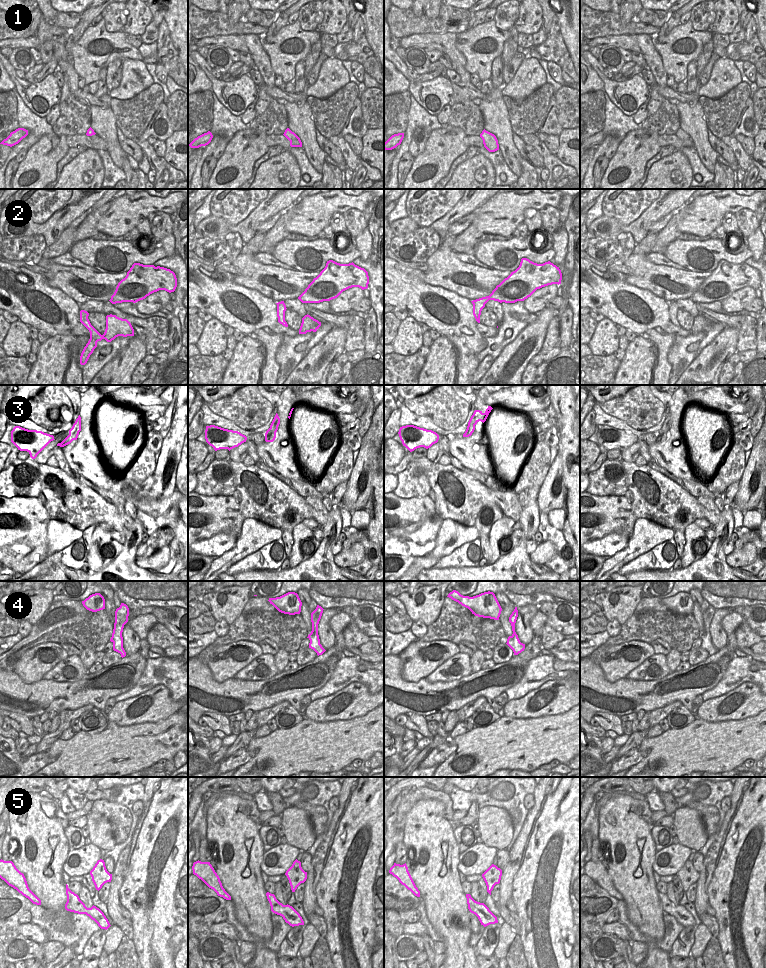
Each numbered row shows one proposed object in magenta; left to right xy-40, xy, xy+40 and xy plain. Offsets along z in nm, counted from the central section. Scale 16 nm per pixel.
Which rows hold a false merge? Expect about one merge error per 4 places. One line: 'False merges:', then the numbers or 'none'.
False merges: 3

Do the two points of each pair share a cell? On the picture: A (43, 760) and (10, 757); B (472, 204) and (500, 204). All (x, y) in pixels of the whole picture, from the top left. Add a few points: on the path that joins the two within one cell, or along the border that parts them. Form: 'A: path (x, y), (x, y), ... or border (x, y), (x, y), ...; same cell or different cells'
A: path (35, 762), (18, 762); same cell
B: border (486, 200), (471, 212); different cells

